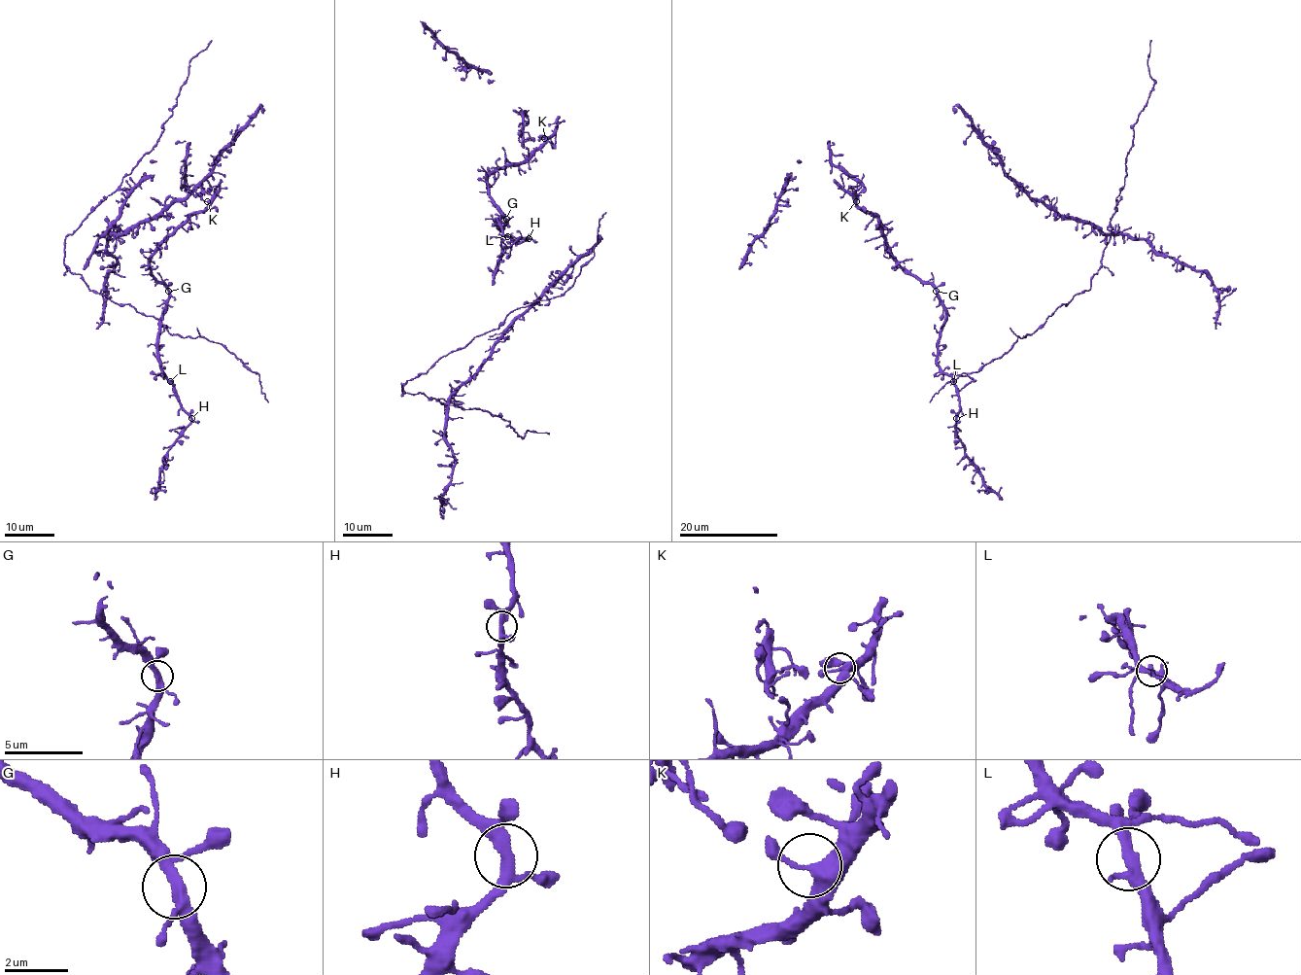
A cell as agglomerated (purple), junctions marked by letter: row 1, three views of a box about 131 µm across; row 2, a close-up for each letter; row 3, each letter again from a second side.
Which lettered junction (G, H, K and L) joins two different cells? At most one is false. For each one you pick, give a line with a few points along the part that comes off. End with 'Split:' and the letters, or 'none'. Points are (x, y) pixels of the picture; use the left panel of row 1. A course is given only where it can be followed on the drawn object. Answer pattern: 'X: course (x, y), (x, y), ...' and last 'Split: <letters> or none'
Split: none

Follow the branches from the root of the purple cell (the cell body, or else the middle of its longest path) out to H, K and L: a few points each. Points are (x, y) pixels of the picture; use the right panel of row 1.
H: (975, 380), (970, 381), (958, 393), (959, 412), (956, 418)
K: (975, 380), (959, 390), (941, 369), (943, 307), (937, 291), (900, 265), (883, 225), (856, 201)
L: (975, 380), (959, 390), (953, 381)

